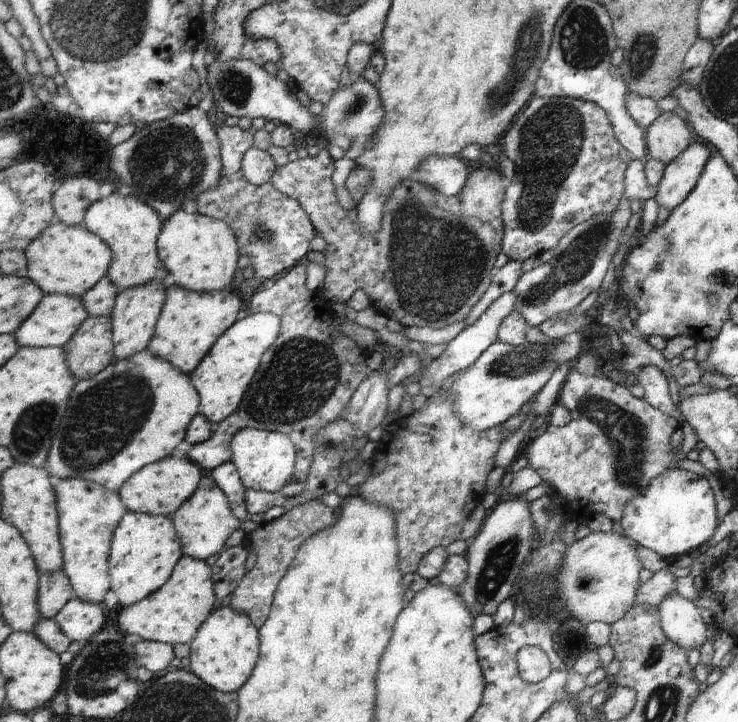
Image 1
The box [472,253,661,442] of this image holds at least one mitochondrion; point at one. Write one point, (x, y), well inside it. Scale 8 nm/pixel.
(527, 362)

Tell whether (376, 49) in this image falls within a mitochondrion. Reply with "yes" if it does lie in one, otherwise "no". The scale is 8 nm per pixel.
no

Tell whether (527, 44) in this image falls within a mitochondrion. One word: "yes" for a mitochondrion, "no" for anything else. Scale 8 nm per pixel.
yes

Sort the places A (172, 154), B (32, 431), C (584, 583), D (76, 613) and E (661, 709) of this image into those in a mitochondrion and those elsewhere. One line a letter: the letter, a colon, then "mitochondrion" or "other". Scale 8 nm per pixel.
A: mitochondrion
B: mitochondrion
C: other
D: other
E: mitochondrion

